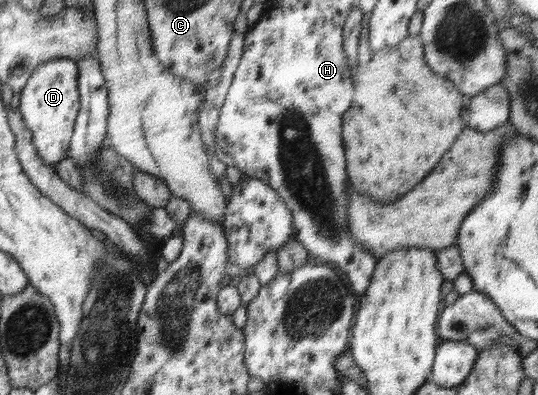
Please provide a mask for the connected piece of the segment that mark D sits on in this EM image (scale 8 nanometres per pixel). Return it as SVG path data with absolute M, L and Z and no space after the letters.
M71 58L49 60L35 68L35 71L20 91L21 103L19 103L18 111L22 115L25 125L31 131L31 142L37 148L37 156L43 159L43 164L47 164L47 166L51 166L53 169L57 169L57 162L61 161L61 158L65 158L67 151L70 150L70 141L73 135L76 117L80 109L77 75L79 75L79 68L77 68L77 62L75 60Z

